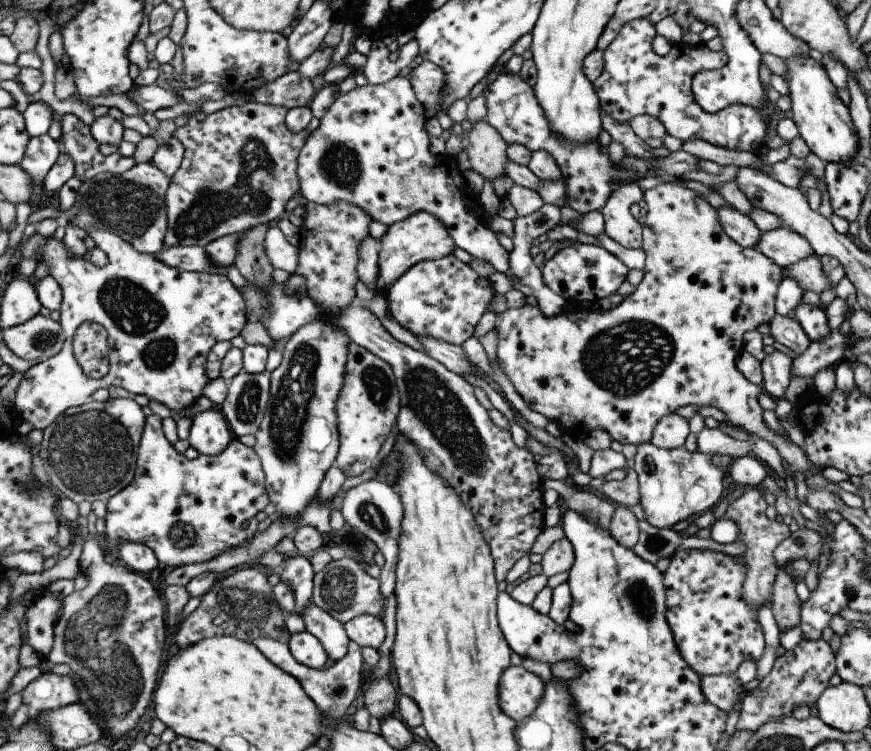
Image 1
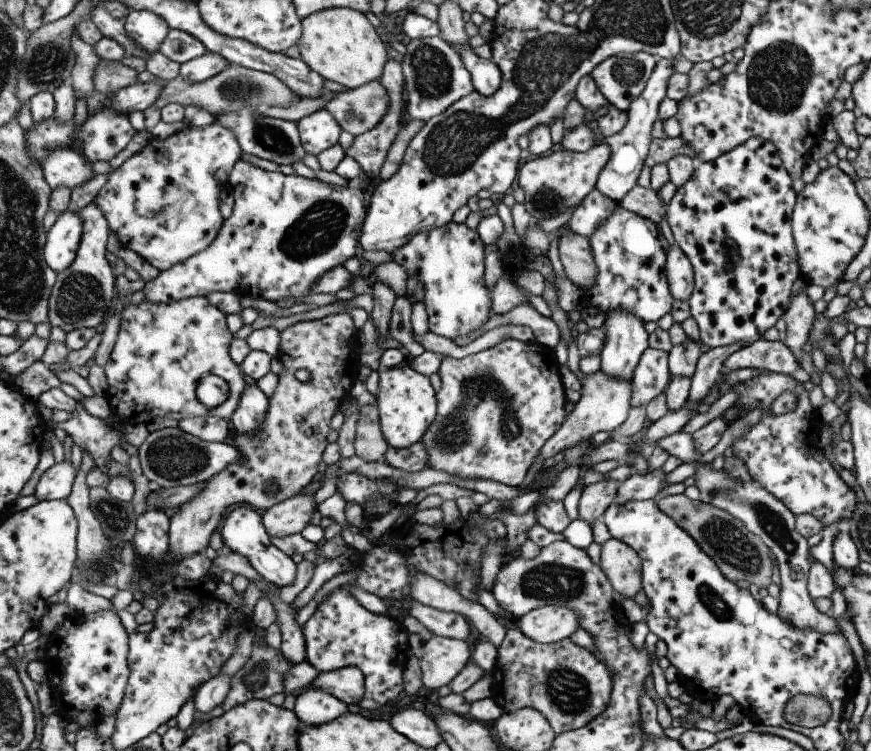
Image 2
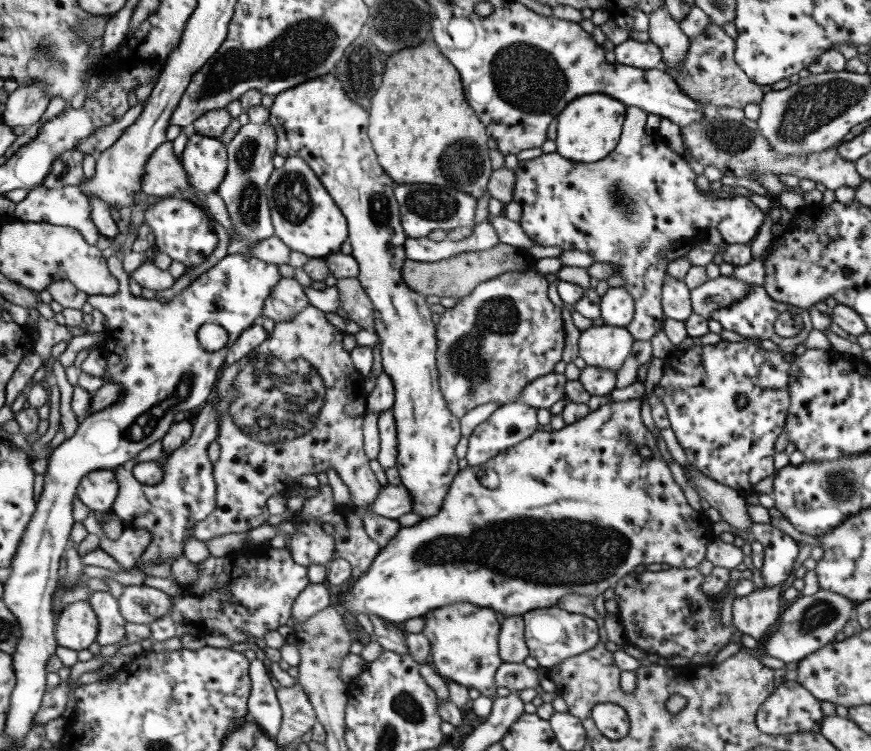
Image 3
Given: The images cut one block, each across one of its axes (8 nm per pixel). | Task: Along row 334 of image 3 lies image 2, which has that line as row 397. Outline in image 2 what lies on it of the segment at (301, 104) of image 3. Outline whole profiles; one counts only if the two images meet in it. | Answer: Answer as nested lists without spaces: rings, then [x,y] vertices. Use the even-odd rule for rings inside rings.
[[[408,361],[385,371],[380,370],[379,376],[377,409],[386,442],[395,449],[417,443],[436,418],[438,401],[430,379],[414,370]]]

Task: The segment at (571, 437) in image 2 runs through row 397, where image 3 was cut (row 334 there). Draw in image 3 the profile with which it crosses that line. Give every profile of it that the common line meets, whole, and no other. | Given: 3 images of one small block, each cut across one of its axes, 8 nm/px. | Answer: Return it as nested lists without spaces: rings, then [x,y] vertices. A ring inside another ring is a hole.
[[[593,325],[580,332],[579,356],[587,366],[612,370],[617,374],[628,358],[635,338],[626,327]]]

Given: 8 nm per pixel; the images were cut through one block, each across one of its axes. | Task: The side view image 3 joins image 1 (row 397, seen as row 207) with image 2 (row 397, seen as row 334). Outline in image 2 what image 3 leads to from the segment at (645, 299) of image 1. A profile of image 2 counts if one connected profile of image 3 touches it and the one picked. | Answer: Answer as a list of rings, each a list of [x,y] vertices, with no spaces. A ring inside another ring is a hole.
[[[648,347],[634,369],[631,406],[647,405],[661,392],[665,392],[671,381],[668,366],[669,353]]]

